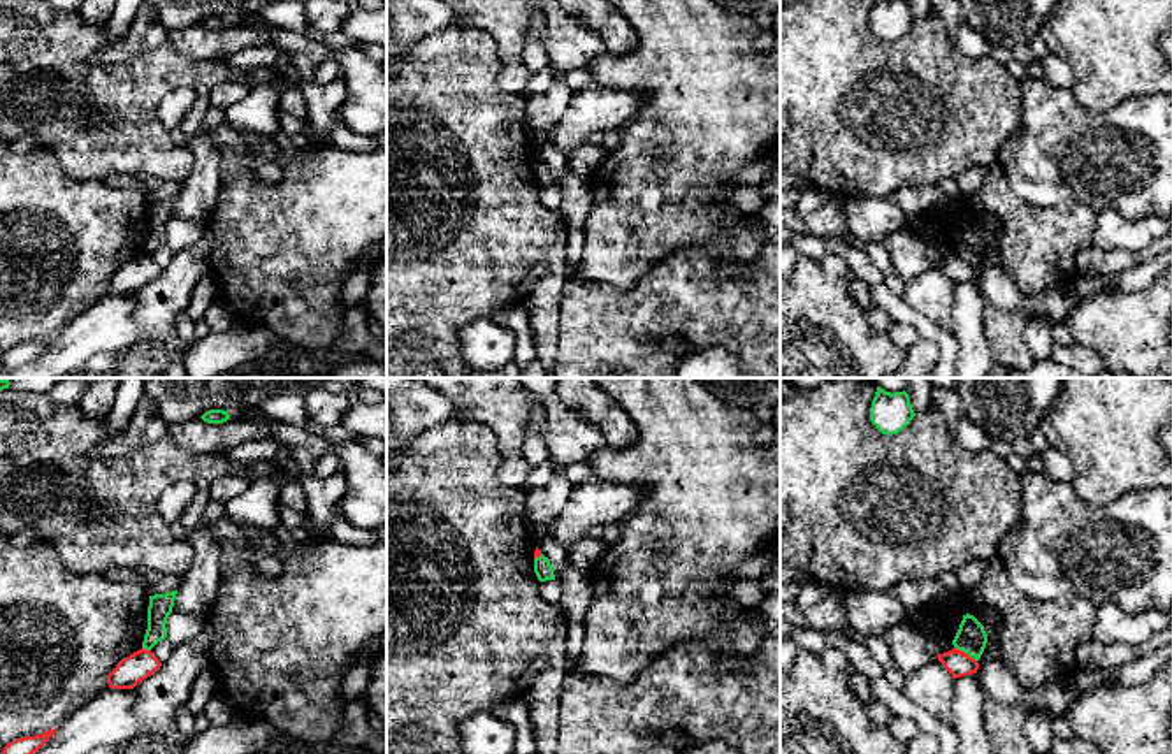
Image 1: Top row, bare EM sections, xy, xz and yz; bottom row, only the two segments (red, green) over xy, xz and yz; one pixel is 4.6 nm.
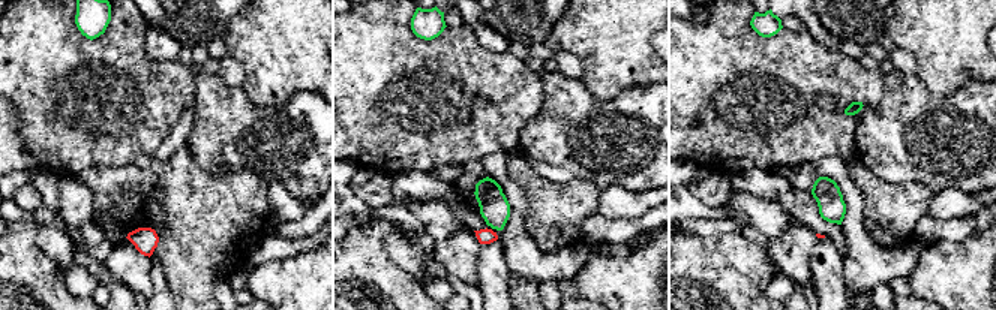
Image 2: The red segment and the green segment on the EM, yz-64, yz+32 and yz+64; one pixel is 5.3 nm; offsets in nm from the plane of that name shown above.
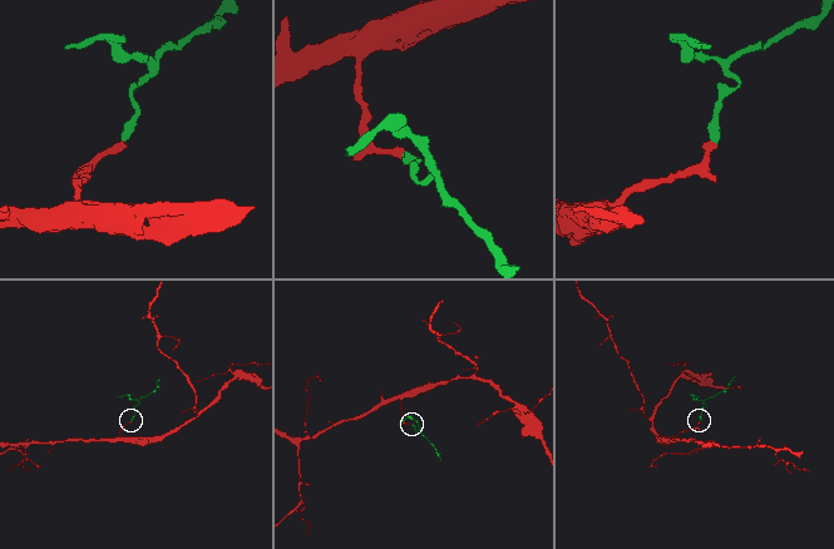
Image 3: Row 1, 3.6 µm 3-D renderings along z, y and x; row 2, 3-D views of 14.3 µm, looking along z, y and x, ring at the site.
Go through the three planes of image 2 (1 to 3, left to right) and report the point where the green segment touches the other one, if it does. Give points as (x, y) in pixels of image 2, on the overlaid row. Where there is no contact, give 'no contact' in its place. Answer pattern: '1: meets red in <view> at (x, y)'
1: no contact
2: no contact
3: no contact

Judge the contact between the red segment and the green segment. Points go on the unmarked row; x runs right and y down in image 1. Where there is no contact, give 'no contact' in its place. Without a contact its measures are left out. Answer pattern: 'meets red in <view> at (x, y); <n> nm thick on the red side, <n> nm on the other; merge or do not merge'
meets red in yz at (963, 259); 120 nm thick on the red side, 140 nm on the other; do not merge

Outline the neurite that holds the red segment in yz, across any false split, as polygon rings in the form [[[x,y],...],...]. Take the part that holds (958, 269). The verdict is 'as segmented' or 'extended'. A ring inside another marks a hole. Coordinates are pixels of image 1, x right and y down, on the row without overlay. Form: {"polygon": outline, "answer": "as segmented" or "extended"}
{"polygon": [[[958,255],[938,260],[937,264],[944,271],[944,274],[952,281],[952,285],[966,283],[977,279],[979,276],[979,269]]], "answer": "as segmented"}

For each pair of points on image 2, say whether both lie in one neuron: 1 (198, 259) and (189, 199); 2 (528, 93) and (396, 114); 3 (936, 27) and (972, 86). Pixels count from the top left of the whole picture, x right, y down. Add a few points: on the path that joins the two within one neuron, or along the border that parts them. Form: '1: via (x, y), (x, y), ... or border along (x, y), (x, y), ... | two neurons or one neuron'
1: via (198, 244), (198, 214) | one neuron
2: via (495, 95), (476, 102), (429, 102) | one neuron
3: border along (980, 78), (968, 74), (950, 93), (936, 93) | two neurons

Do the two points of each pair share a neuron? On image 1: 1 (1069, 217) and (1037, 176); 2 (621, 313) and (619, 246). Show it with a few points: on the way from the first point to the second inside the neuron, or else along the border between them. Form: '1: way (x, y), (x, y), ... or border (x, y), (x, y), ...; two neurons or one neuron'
1: border (1018, 194), (1041, 206), (1079, 201), (1097, 213); two neurons
2: border (652, 262), (629, 289), (615, 289), (580, 278); two neurons

